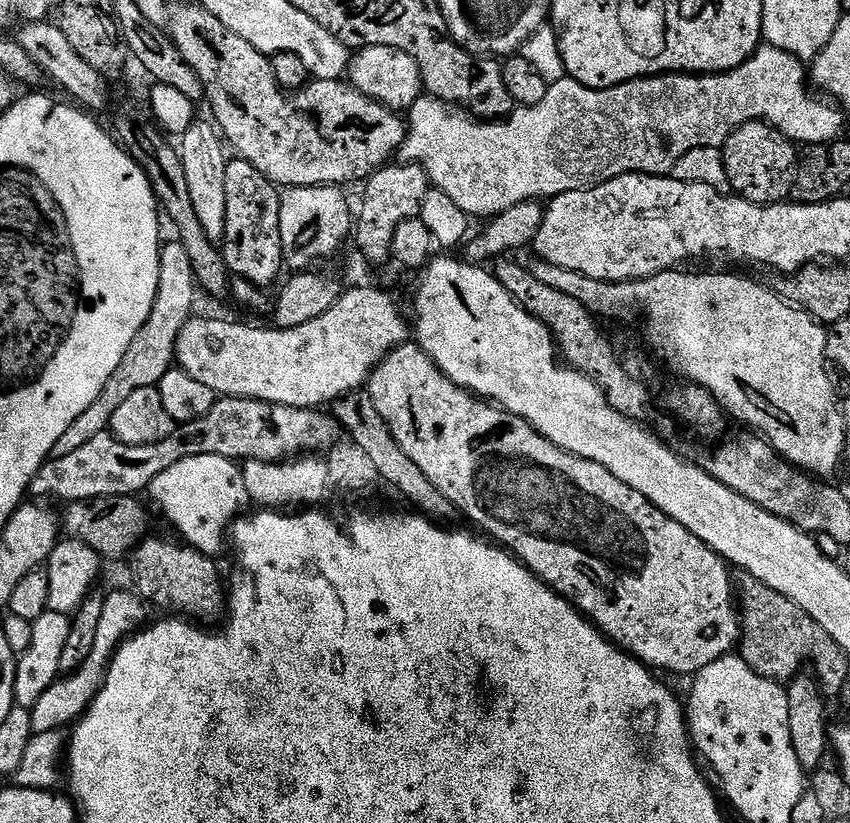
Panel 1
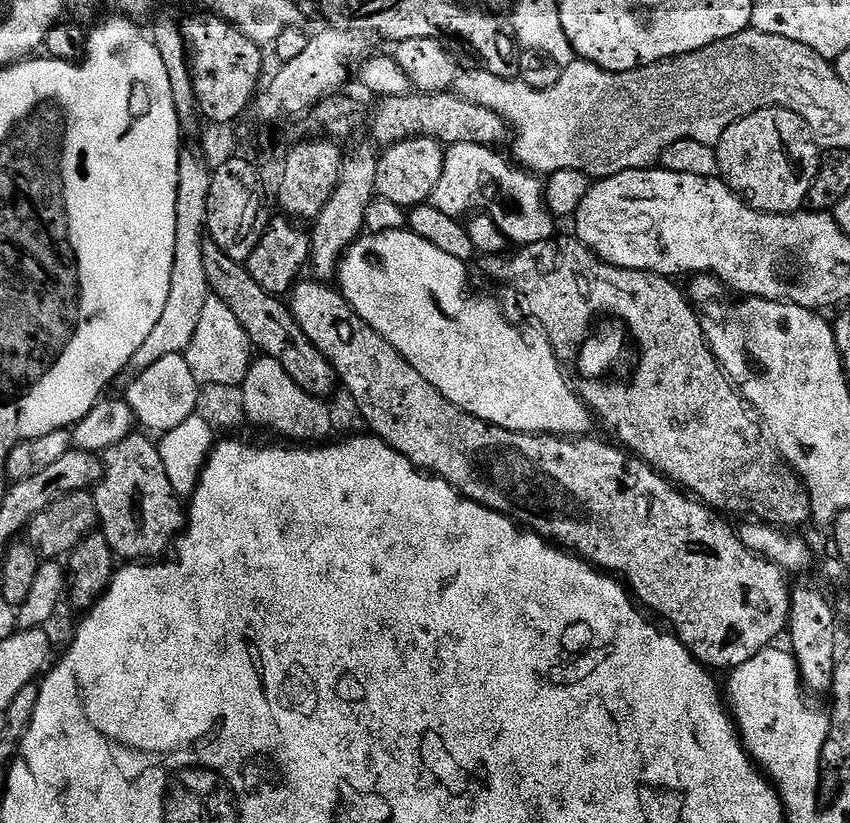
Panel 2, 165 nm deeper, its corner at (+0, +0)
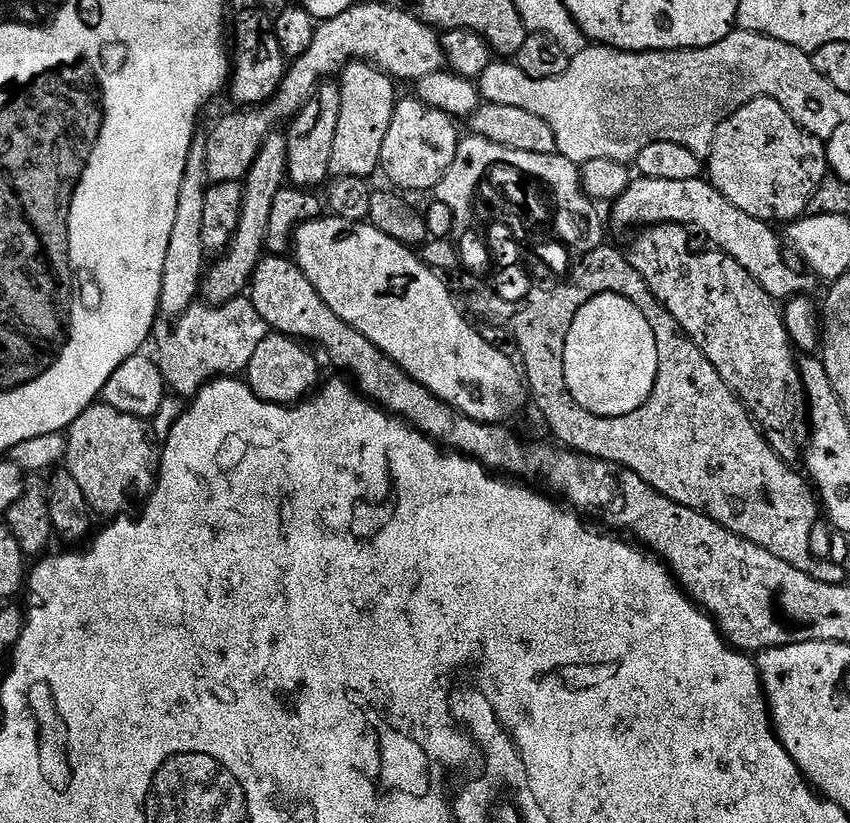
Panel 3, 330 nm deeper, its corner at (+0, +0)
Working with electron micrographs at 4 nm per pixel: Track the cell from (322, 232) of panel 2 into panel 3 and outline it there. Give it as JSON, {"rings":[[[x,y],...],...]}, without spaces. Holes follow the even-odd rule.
{"rings":[[[354,60],[339,73],[342,110],[338,110],[338,131],[334,134],[334,154],[330,154],[333,177],[372,178],[381,167],[382,145],[390,130],[390,118],[398,103],[397,85],[382,69],[363,60]]]}

